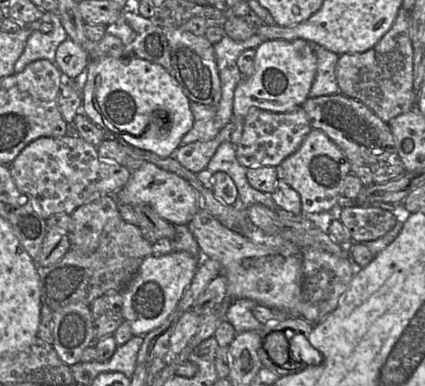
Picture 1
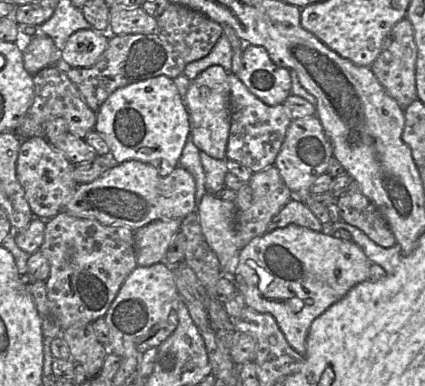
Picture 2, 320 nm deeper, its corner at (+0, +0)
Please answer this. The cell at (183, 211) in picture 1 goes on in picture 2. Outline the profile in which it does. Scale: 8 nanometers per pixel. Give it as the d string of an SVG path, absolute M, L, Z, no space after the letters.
M128 160L116 164L94 181L78 185L62 211L75 217L97 220L106 226L122 226L136 231L153 221L183 219L196 211L195 192L194 177L181 166L162 177L152 163Z

